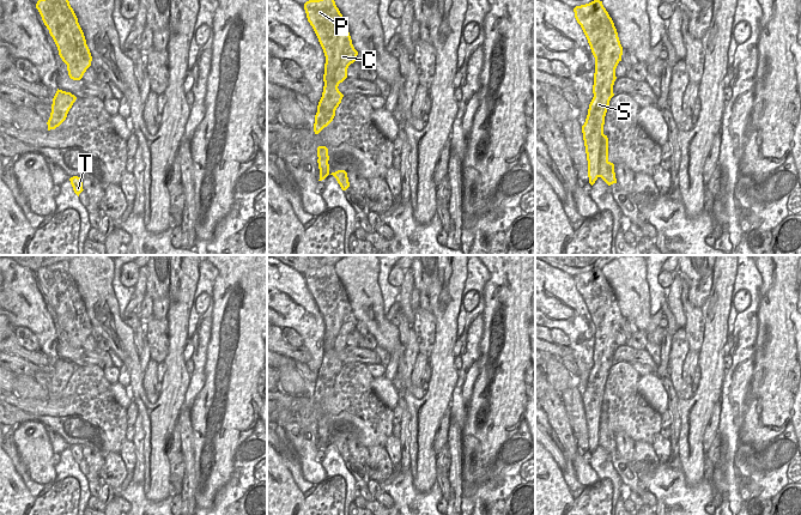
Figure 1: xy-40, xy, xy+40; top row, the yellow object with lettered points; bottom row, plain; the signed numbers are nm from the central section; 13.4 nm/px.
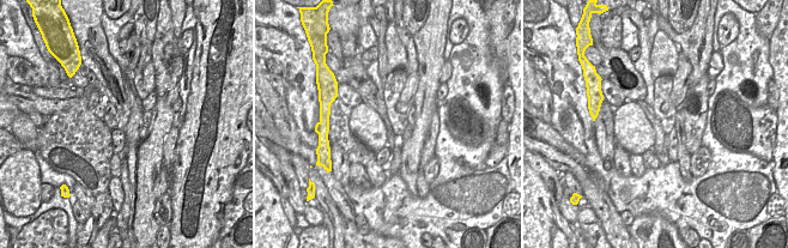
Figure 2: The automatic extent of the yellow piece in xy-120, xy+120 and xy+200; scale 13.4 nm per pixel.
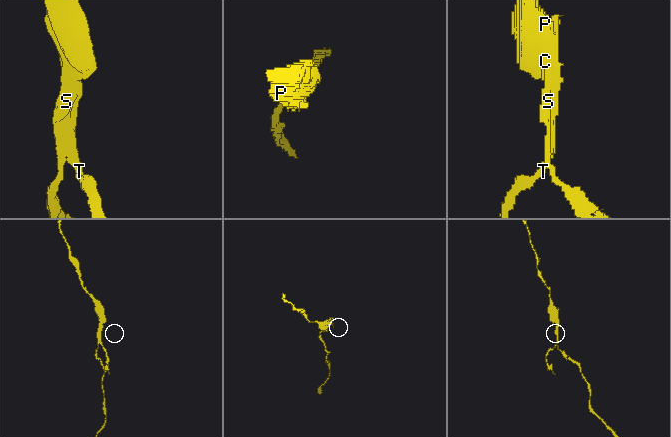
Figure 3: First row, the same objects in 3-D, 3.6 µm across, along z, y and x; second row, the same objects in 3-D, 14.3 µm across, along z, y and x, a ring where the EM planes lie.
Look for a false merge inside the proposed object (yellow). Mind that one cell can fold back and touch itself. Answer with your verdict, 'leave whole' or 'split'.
split

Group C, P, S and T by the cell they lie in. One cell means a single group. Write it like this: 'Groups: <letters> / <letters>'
Groups: C P S / T.

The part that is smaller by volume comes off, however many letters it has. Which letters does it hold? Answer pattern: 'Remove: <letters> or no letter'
Remove: T.

